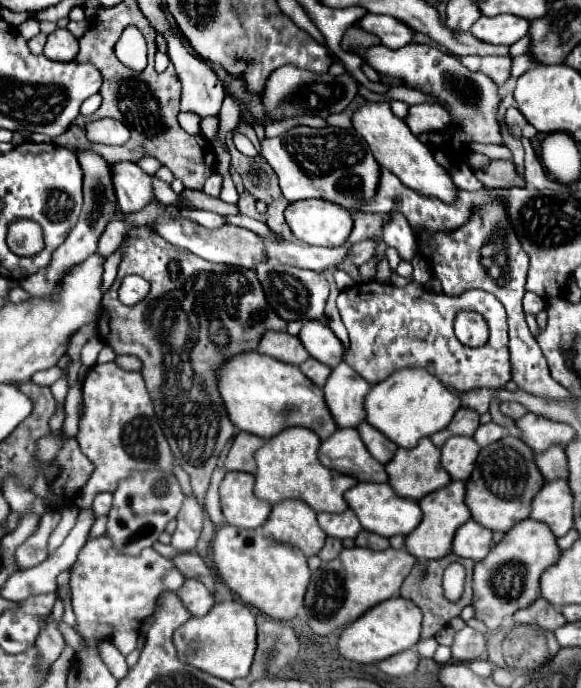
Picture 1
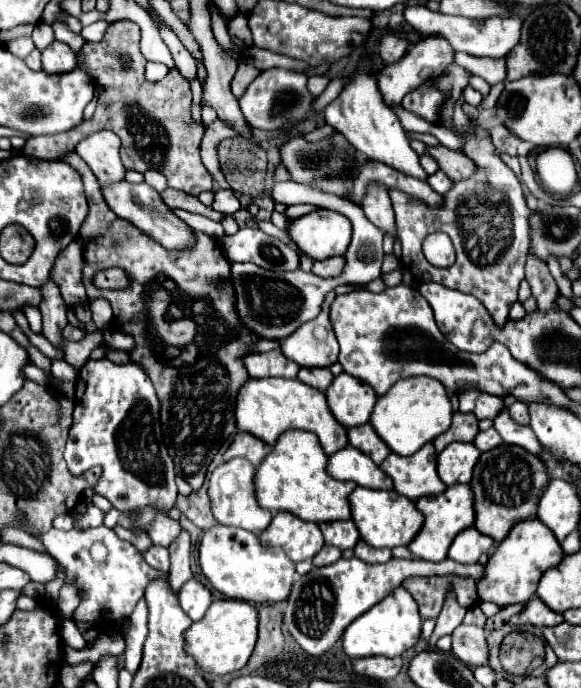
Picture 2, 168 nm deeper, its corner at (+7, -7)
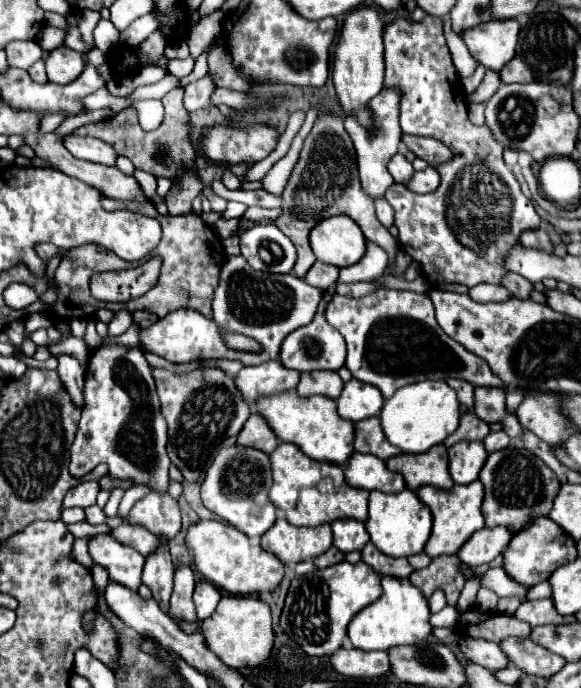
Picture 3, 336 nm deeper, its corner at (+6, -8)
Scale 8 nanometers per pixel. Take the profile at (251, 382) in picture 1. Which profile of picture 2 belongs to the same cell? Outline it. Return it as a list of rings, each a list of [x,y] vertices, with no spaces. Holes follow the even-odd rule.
[[[285,377],[247,379],[243,387],[239,387],[237,391],[235,421],[241,431],[255,435],[257,439],[263,439],[267,445],[273,445],[277,437],[289,429],[315,433],[327,455],[347,445],[347,429],[335,423],[335,417],[327,407],[325,395],[321,391],[315,391],[313,387],[307,387],[297,379],[285,379]]]

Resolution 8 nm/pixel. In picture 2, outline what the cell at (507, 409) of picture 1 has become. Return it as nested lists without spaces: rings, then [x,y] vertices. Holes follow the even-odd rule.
[[[517,401],[517,403],[513,403],[513,405],[509,407],[509,415],[511,415],[511,419],[515,419],[515,421],[521,423],[521,425],[527,425],[527,423],[529,423],[527,405],[521,403],[521,401]]]

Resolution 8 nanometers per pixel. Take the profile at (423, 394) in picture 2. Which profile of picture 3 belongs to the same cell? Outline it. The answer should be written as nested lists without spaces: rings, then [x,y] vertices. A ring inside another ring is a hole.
[[[424,380],[420,384],[408,384],[408,388],[400,388],[396,396],[386,400],[380,412],[380,420],[386,438],[394,446],[398,446],[402,452],[420,454],[436,444],[442,444],[458,428],[460,402],[456,398],[456,392],[444,380]]]

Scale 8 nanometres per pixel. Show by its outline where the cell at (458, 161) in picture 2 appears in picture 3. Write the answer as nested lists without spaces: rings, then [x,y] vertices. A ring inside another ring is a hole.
[[[402,134],[402,142],[406,144],[408,150],[412,150],[418,158],[426,160],[430,166],[434,164],[442,164],[452,152],[448,146],[440,144],[434,138],[420,138],[420,136],[410,136],[410,134]]]

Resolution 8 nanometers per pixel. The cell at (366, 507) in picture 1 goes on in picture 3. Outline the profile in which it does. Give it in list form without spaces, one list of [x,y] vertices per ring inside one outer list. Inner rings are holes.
[[[402,490],[400,494],[384,494],[384,492],[370,492],[370,514],[366,520],[366,528],[370,534],[372,544],[380,548],[380,552],[400,558],[420,554],[424,544],[432,532],[432,514],[430,508],[418,500],[412,490]]]

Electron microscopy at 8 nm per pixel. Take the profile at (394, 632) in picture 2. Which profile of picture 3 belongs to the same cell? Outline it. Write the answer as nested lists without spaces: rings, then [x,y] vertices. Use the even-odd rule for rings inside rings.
[[[382,576],[382,596],[374,604],[362,608],[362,612],[358,612],[348,626],[348,638],[356,648],[362,646],[392,648],[396,644],[414,644],[424,640],[430,632],[432,626],[428,600],[408,578],[394,576]]]

